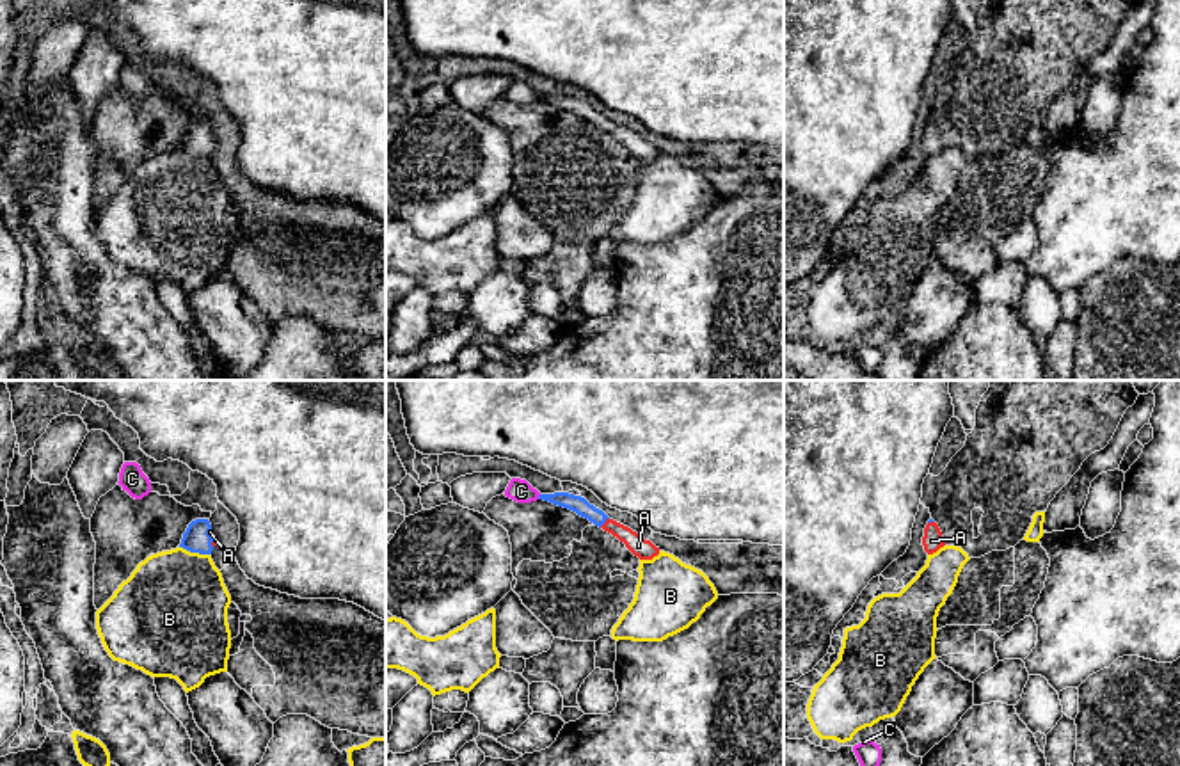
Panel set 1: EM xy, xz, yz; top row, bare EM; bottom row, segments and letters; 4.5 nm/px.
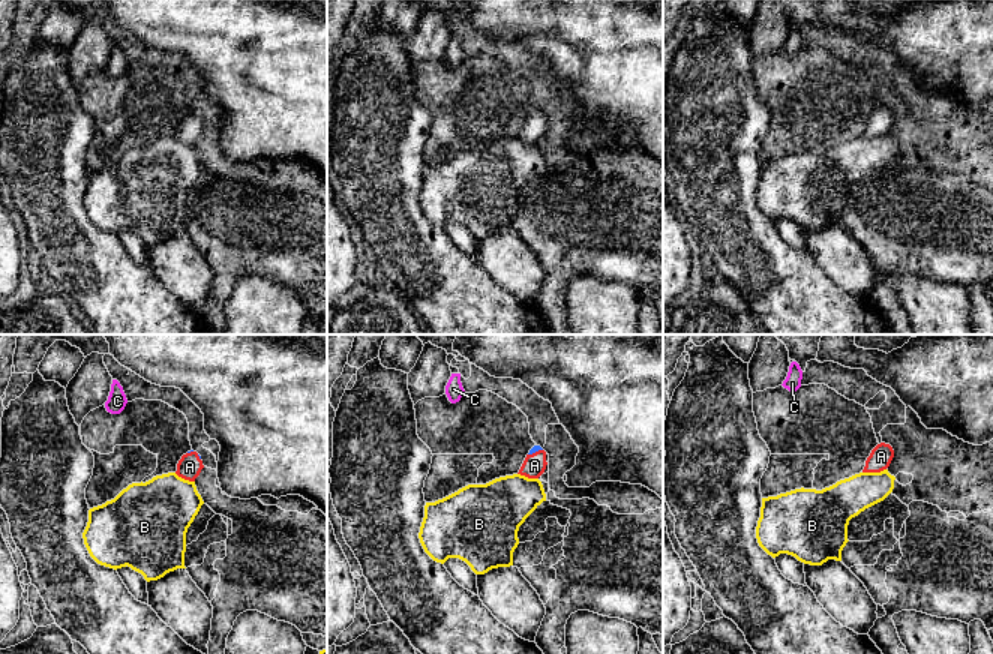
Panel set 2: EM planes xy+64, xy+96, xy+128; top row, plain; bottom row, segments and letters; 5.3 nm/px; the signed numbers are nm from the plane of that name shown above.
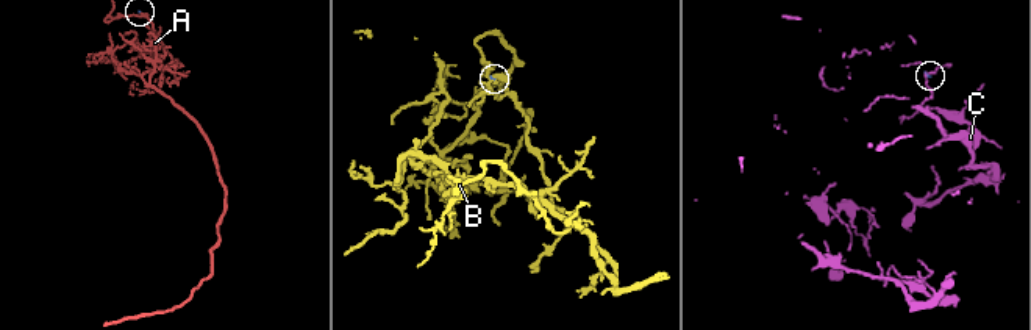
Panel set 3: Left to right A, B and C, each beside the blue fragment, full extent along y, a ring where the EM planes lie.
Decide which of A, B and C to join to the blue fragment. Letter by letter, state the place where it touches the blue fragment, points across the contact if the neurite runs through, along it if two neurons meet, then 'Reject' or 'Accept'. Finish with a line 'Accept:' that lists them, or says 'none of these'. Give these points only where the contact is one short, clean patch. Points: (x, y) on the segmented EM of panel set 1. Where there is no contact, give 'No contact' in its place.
A: Touches blue at xz (603, 523). Path across: xz (576, 503), (603, 523), (628, 535), (638, 546). Accept
B: Touches blue at xy (194, 551). Reject
C: Touches blue at xz (539, 496). Boundary: xz (541, 494), (537, 498). Reject
Accept: A

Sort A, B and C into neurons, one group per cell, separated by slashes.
A / B / C

